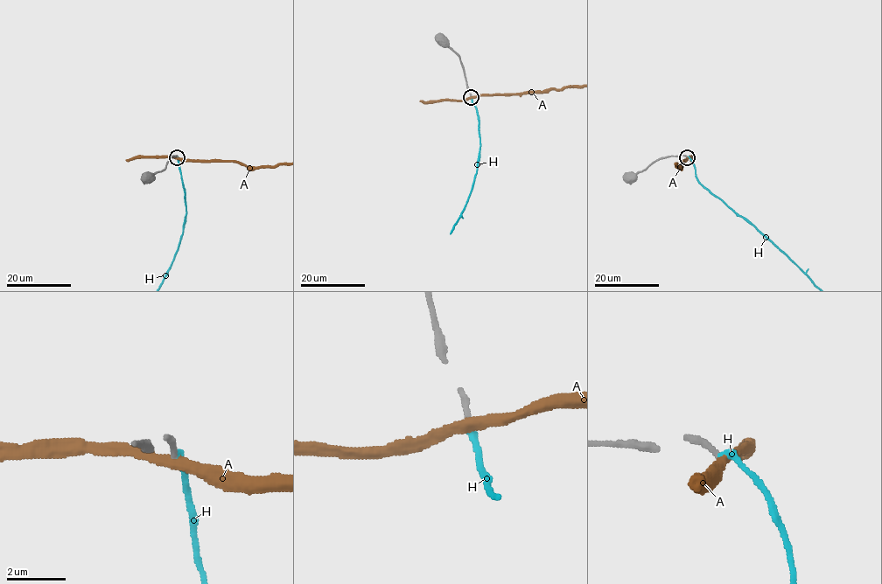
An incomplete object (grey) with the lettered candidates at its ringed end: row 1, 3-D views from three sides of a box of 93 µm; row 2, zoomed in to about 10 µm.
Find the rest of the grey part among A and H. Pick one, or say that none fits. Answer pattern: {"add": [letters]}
{"add": ["H"]}

